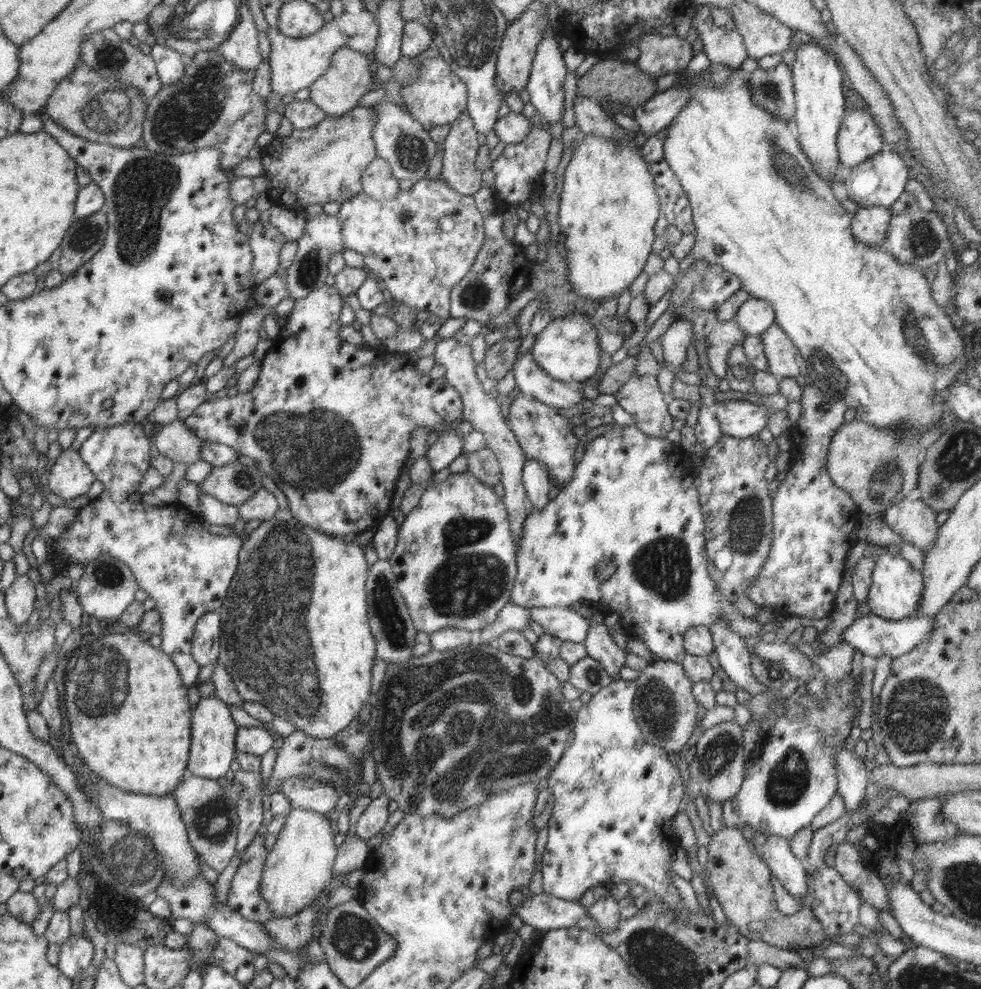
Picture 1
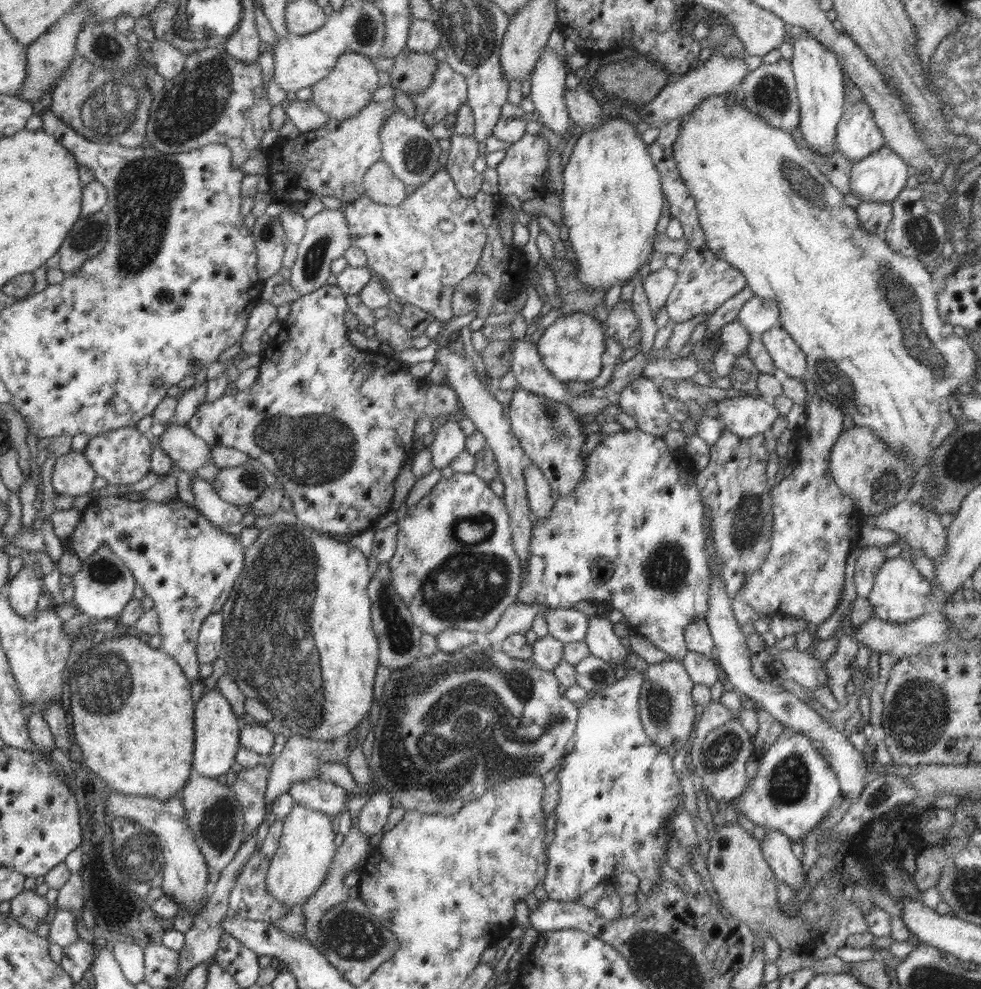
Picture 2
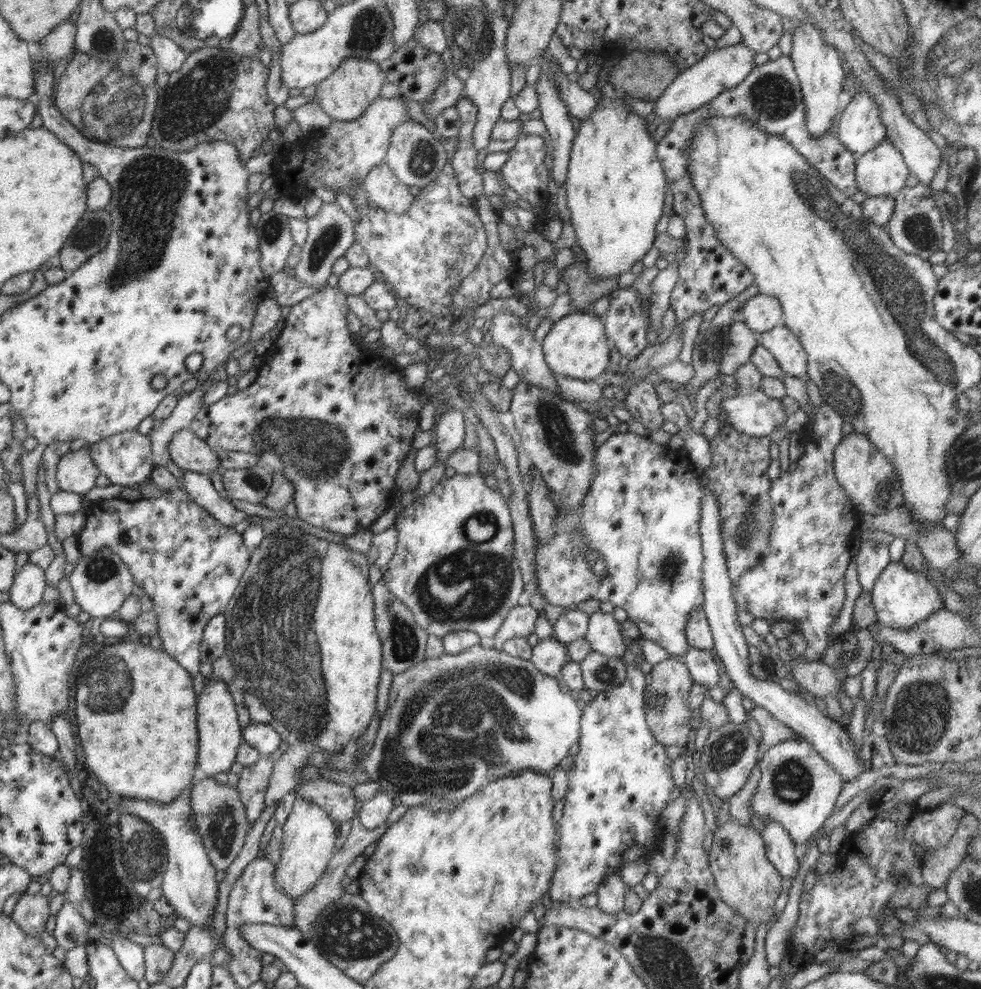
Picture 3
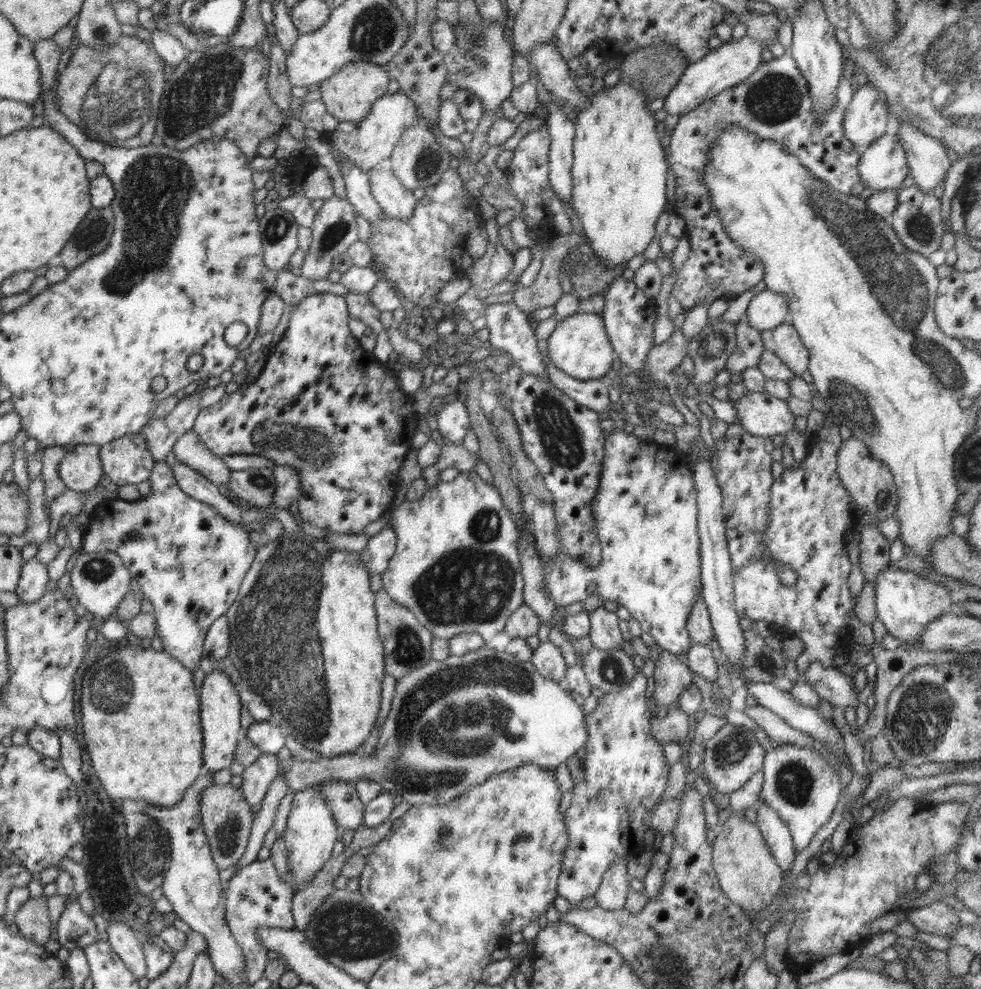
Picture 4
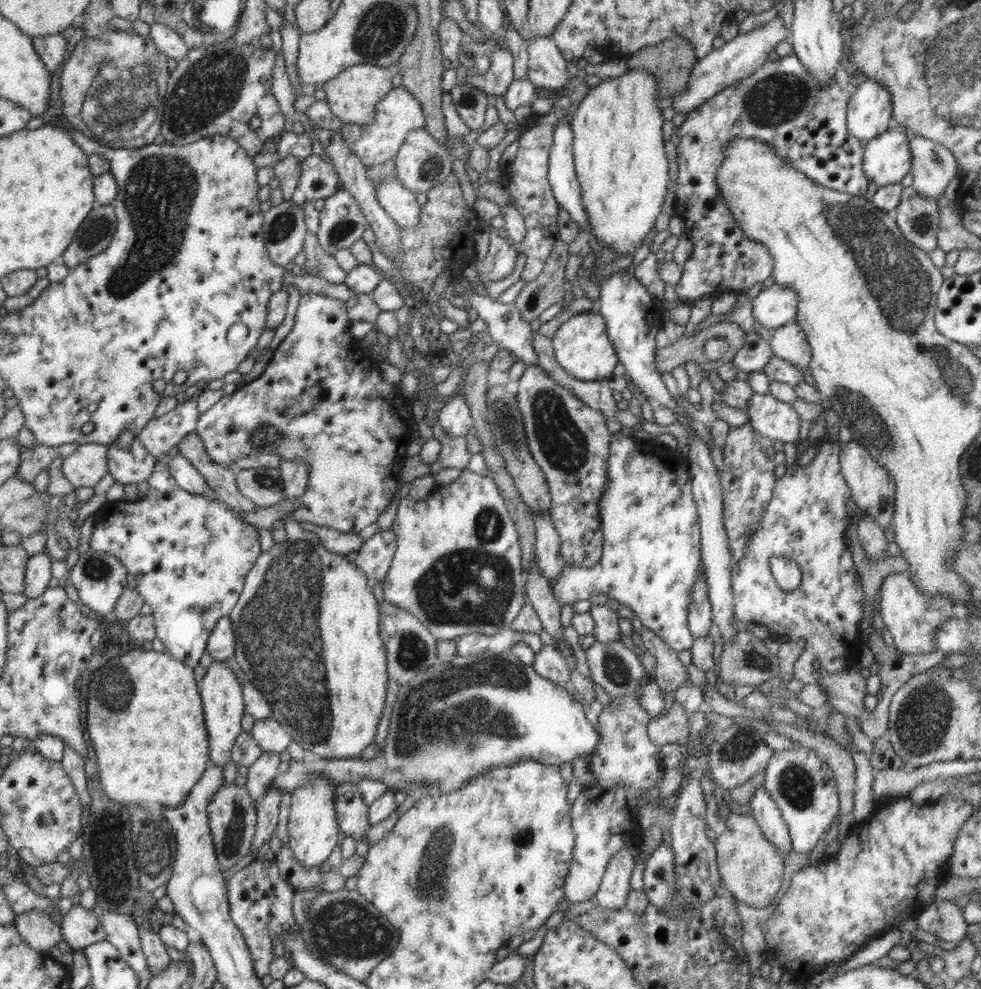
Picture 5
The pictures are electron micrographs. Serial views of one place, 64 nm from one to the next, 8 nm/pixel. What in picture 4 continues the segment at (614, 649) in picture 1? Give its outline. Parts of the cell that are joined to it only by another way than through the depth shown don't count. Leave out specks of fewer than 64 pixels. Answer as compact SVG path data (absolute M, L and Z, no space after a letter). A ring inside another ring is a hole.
M599 607L589 613L589 618L591 630L588 636L594 647L610 649L623 644L623 636L619 630L619 618L615 612Z

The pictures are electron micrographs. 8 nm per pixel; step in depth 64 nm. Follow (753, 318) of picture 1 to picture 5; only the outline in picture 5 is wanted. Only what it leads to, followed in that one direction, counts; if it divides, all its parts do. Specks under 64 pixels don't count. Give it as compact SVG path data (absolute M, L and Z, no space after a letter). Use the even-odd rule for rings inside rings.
M774 283L753 298L752 313L754 320L763 327L772 329L784 326L798 314L798 293L790 287Z

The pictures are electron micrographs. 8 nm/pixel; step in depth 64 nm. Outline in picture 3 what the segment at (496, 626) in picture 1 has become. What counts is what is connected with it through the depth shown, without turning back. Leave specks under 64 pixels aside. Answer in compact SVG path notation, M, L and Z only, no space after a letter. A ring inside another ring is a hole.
M524 602L510 610L502 627L492 638L496 640L508 640L512 638L527 638L535 632L536 620L538 620L538 610L530 607Z

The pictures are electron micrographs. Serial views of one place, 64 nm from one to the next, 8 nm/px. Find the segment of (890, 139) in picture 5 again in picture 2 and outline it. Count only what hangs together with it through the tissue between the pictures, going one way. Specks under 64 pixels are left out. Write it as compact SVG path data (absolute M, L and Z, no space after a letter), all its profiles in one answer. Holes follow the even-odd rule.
M882 146L878 151L853 163L850 193L861 201L892 202L906 186L911 172L904 159L890 148Z

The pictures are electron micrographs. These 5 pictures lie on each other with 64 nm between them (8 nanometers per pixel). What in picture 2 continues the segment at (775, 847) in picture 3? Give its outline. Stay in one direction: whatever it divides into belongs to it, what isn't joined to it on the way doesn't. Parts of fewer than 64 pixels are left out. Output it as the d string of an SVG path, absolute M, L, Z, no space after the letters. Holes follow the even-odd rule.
M767 829L765 833L765 838L761 841L762 854L777 880L788 884L792 890L801 891L806 877L802 862L792 851L793 843L790 838L778 829Z

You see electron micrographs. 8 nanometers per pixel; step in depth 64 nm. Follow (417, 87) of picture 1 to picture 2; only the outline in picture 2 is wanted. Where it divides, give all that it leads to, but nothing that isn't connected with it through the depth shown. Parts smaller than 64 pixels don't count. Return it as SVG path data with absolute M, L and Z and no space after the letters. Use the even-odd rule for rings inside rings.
M438 60L432 85L422 93L410 96L417 107L417 119L429 129L447 115L455 114L467 101L466 77L454 72L446 62Z

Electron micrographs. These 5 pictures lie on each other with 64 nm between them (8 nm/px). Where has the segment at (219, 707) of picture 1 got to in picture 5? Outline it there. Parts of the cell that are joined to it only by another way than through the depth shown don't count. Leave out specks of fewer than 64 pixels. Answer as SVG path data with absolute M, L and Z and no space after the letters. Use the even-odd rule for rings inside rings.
M215 661L202 678L200 695L204 709L204 723L210 741L208 746L210 764L224 766L232 760L232 745L243 731L241 720L245 712L245 703L242 686L238 683L236 674L223 661Z

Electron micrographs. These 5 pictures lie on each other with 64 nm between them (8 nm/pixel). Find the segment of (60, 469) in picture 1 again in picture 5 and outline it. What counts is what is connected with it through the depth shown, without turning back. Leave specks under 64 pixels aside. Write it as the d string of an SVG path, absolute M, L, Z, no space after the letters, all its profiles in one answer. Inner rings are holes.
M79 445L76 452L64 458L62 472L75 488L96 486L108 472L108 445Z

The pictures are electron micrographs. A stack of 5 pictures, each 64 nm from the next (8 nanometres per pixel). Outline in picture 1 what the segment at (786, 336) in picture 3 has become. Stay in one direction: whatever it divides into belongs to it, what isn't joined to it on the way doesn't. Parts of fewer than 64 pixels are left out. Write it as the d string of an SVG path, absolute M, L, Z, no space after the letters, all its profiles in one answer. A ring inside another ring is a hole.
M776 324L759 334L768 360L768 372L776 377L806 375L808 365L790 337Z

